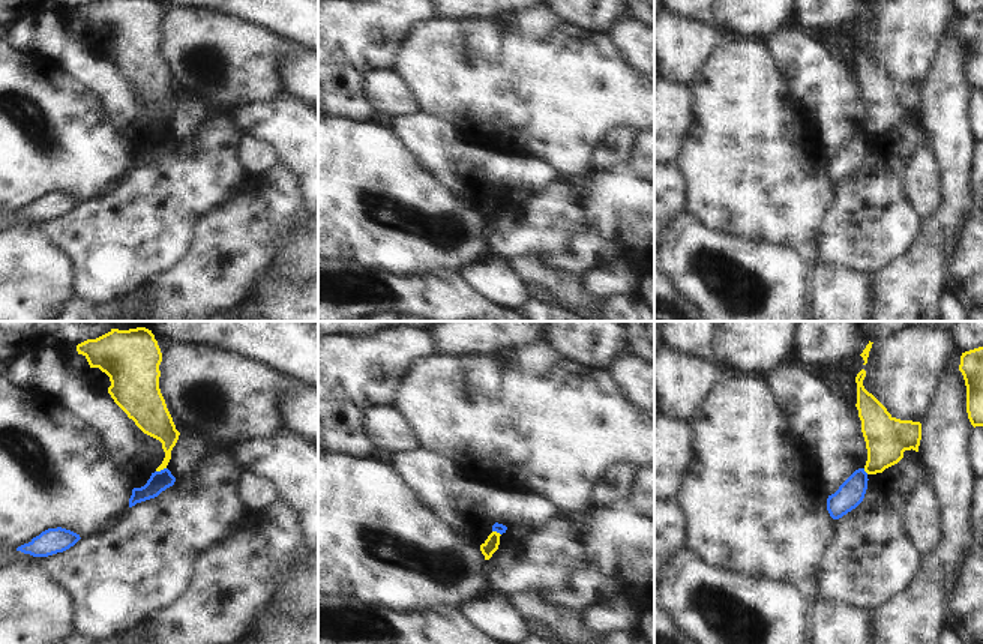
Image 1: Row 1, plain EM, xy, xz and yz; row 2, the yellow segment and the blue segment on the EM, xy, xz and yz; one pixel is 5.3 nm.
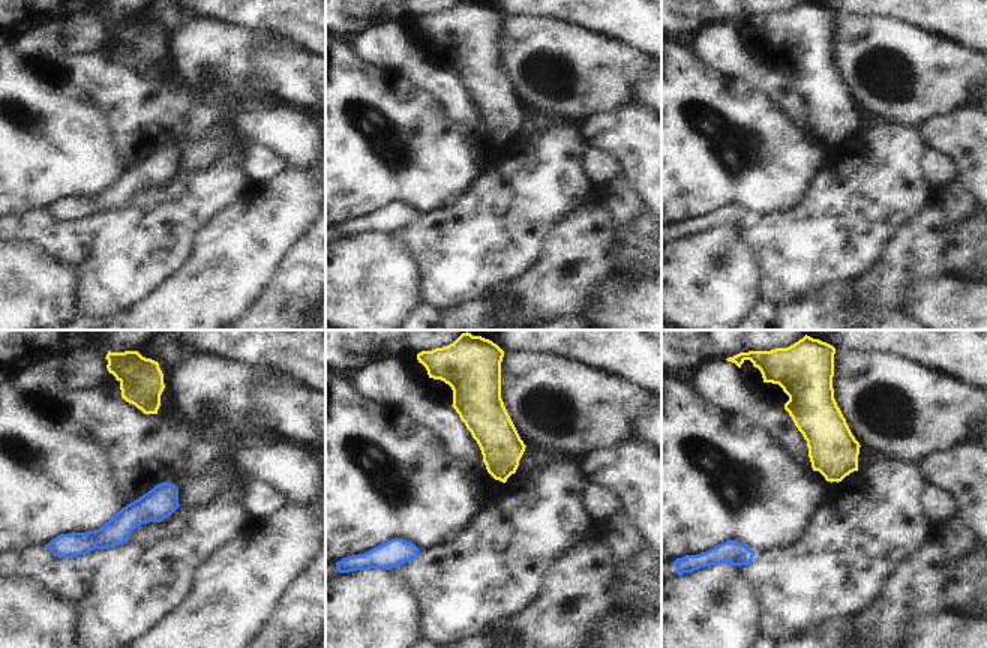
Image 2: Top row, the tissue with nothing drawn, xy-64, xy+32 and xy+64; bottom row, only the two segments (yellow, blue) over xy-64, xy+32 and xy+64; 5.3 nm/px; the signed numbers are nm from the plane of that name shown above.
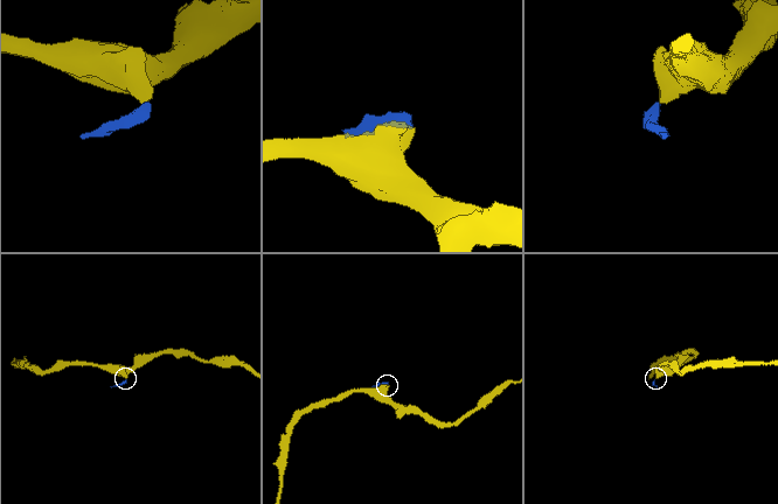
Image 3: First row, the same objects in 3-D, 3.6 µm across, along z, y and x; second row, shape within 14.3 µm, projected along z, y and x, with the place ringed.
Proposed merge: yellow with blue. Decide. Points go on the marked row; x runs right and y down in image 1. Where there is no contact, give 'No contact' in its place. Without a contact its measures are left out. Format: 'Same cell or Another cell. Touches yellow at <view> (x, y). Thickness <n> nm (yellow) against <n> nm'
Another cell. Touches yellow at xy (161, 469). Thickness 160 nm (yellow) against 110 nm

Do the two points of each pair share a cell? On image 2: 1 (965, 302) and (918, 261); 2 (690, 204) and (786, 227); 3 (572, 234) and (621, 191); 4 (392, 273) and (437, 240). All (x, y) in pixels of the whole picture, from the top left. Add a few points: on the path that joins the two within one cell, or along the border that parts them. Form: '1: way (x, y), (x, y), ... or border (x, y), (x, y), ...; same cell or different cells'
1: border (944, 272), (921, 281), (909, 299); different cells
2: border (791, 207), (756, 216); different cells
3: way (584, 228), (609, 203); same cell
4: border (390, 234), (408, 254), (417, 272), (420, 294); different cells

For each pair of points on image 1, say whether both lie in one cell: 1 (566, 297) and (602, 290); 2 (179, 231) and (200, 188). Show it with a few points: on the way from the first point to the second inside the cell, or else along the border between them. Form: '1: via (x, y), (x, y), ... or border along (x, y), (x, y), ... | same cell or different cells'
1: border along (580, 276), (583, 291), (593, 305) | different cells
2: via (179, 221), (179, 209), (189, 198) | same cell

